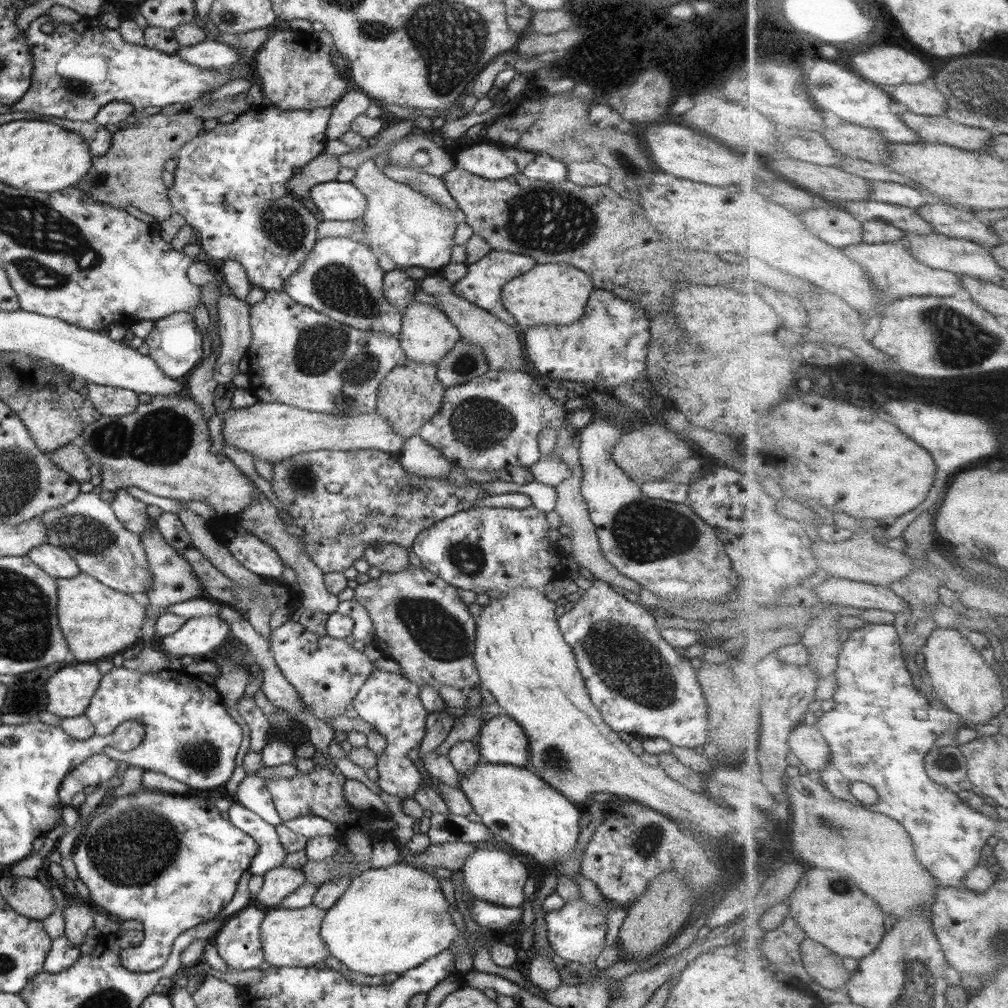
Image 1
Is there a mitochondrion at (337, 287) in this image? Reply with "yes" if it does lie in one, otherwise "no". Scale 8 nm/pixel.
yes

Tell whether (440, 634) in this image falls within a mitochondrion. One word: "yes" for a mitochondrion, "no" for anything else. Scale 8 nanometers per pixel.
yes

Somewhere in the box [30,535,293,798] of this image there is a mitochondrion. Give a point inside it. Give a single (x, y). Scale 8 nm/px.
(202, 756)

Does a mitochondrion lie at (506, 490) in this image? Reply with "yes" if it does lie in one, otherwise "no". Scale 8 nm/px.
no

